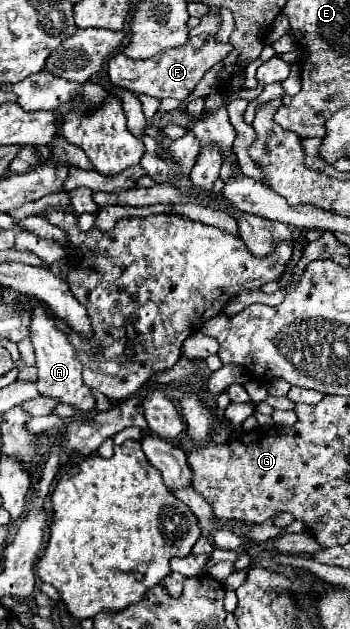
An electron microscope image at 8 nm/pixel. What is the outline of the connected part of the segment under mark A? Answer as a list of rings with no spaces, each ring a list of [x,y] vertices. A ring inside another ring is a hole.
[[[36,305],[32,311],[30,321],[30,339],[36,351],[36,367],[38,367],[38,391],[46,397],[56,397],[62,403],[74,405],[78,411],[92,411],[94,409],[94,397],[90,389],[82,381],[82,363],[76,359],[76,349],[72,343],[68,343],[68,337],[64,331],[56,327],[54,317],[48,313],[44,305]]]

